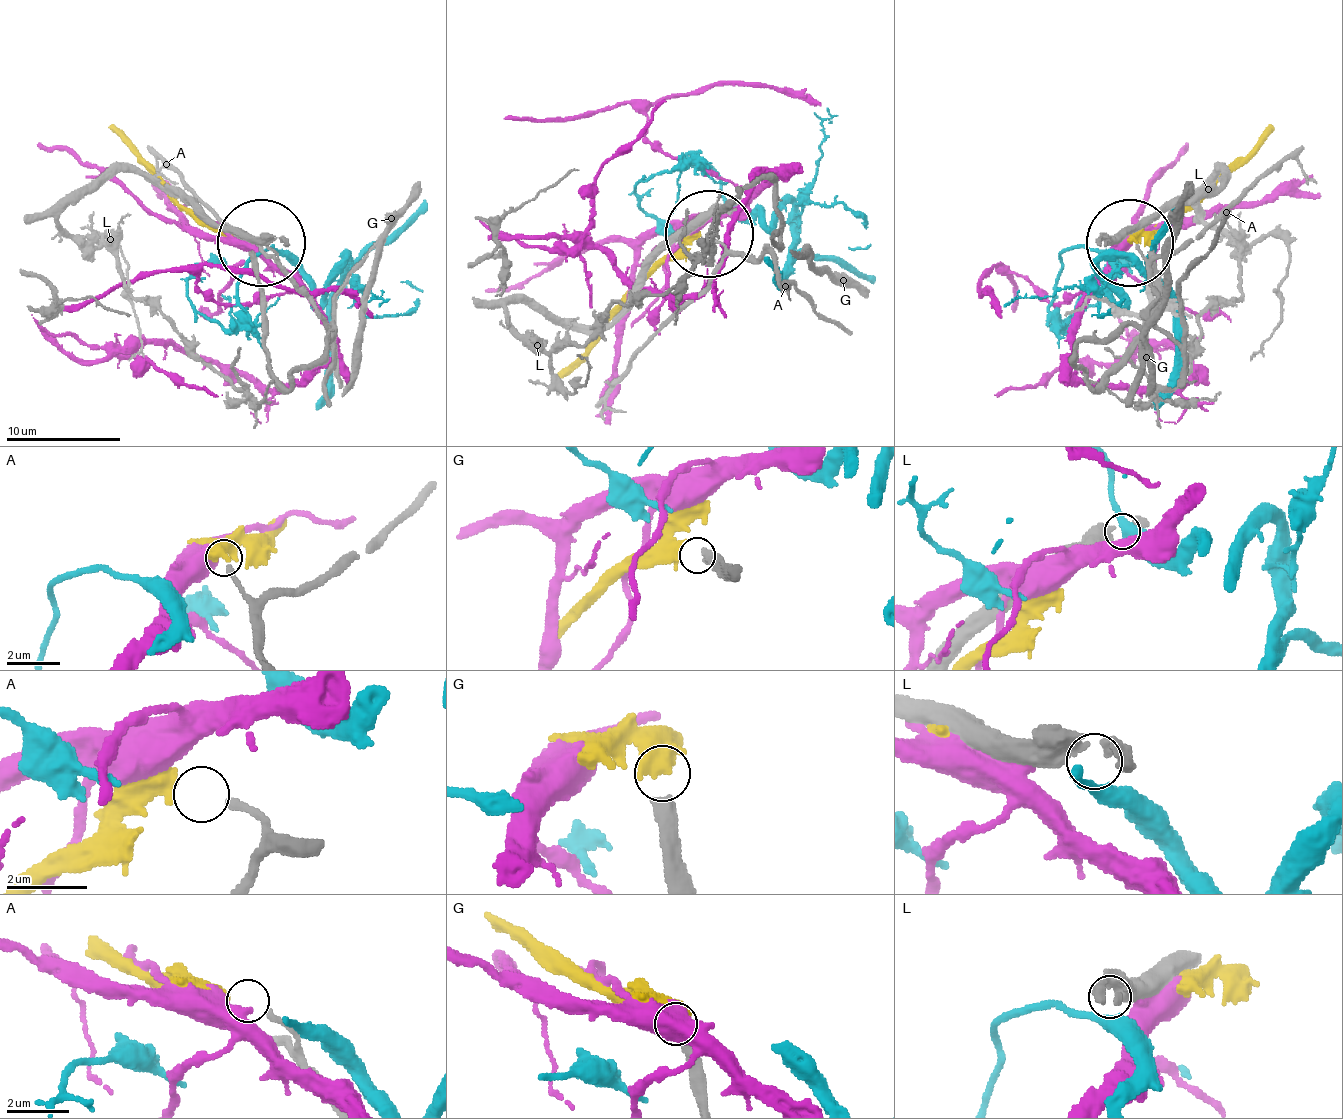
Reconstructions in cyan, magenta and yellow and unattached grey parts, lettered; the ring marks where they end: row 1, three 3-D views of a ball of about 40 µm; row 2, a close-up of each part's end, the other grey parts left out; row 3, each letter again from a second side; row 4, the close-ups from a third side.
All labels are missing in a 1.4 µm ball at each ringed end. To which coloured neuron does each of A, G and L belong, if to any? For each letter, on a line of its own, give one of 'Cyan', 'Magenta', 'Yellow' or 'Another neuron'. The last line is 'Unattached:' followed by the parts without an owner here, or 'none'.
A: Another neuron
G: Yellow
L: Cyan
Unattached: A

